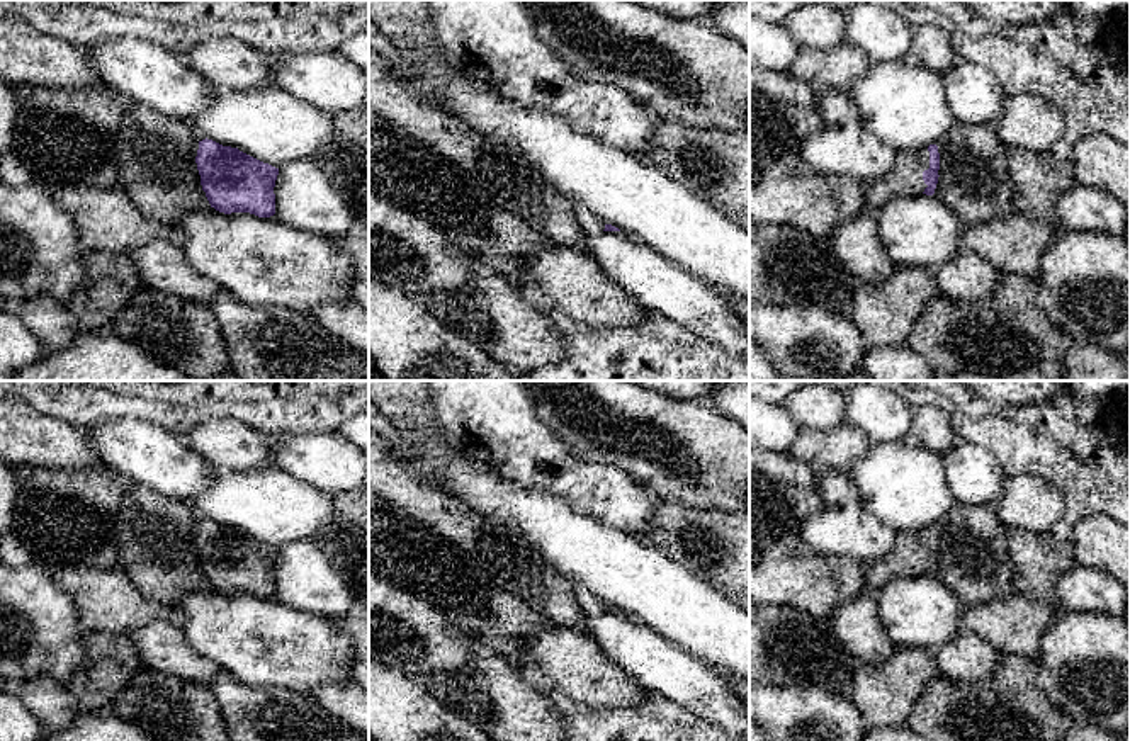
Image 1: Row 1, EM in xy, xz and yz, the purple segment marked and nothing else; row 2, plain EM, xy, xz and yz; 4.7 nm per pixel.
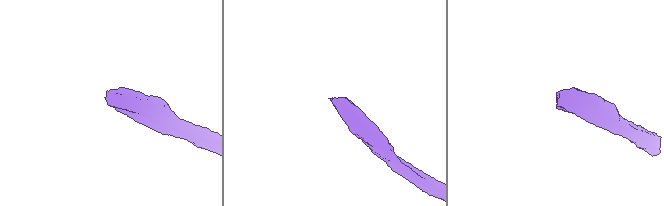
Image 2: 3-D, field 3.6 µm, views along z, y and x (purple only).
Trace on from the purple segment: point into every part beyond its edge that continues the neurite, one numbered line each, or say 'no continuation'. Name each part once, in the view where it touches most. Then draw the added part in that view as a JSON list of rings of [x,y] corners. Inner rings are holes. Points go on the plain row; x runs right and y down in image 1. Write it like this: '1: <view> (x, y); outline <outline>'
1: yz (906, 558); outline [[[928,529],[897,532],[894,547],[884,559],[863,563],[867,593],[877,597],[894,580],[923,574],[928,568],[923,552],[928,549]]]

